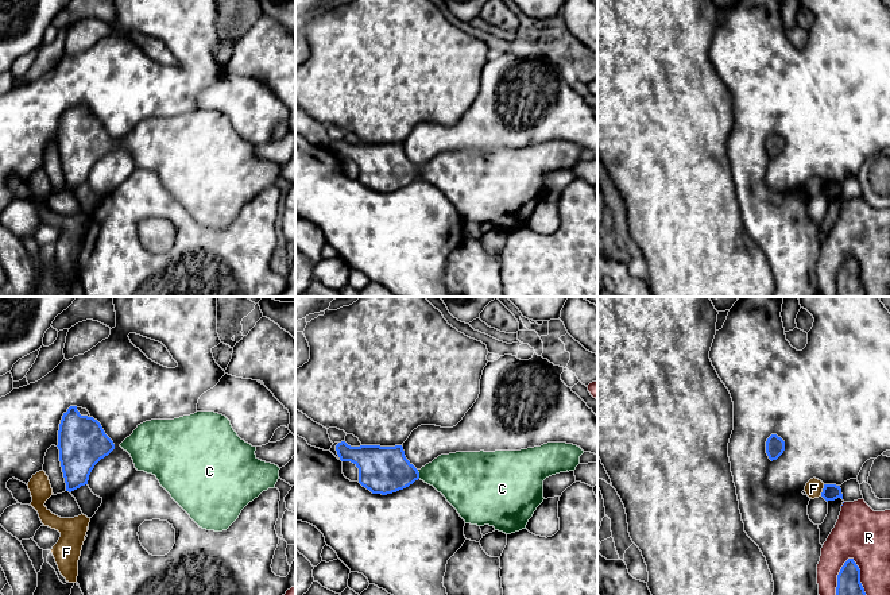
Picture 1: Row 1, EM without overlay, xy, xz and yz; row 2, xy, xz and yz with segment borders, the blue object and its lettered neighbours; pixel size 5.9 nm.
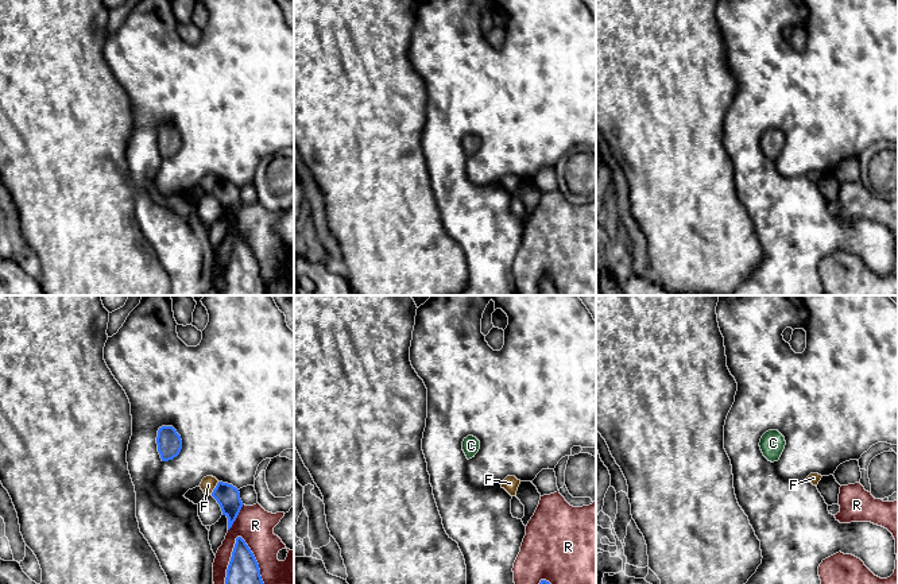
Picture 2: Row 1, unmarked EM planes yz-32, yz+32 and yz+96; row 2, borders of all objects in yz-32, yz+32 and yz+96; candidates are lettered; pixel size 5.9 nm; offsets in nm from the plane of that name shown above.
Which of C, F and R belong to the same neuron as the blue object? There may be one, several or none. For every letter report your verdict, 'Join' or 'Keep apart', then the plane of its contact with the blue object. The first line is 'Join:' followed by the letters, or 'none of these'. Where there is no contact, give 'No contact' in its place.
Join: C
C: Join. Touches blue in xz
F: Keep apart. Touches blue in yz
R: Keep apart. Touches blue in yz

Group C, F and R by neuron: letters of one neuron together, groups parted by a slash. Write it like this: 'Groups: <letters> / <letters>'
Groups: C / F / R

